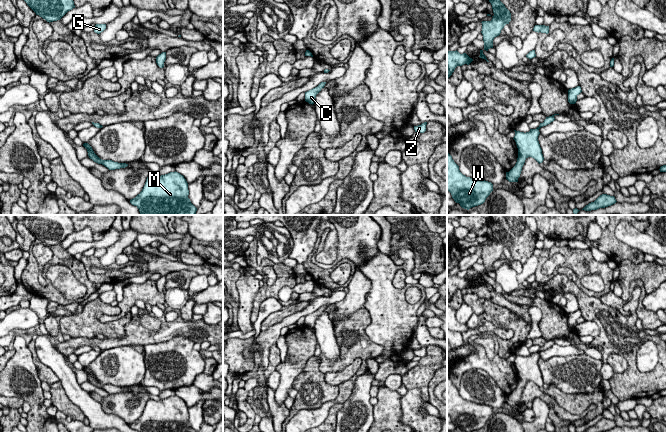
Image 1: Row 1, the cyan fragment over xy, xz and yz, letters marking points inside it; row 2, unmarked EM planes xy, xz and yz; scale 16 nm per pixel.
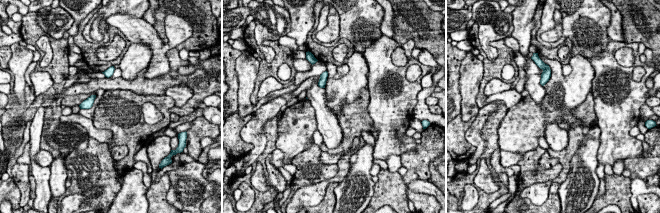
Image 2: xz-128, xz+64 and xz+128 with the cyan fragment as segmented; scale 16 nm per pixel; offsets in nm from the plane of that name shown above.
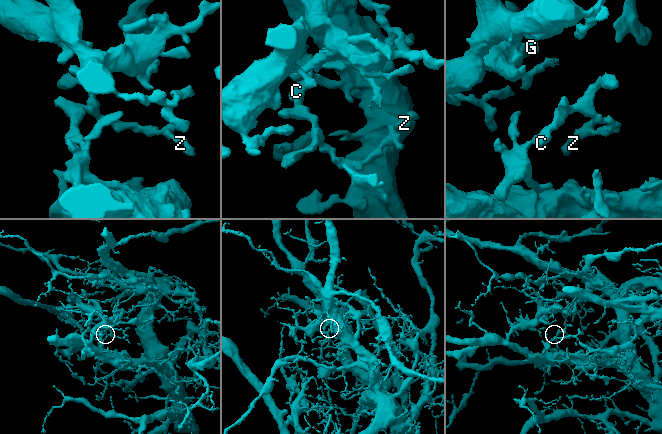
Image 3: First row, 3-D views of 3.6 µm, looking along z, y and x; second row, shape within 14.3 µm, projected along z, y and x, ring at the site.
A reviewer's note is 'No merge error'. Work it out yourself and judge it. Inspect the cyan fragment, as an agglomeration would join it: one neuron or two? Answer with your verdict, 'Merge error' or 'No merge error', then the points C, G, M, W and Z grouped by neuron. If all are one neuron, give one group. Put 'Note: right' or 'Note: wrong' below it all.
No merge error. Groups: C G M W Z
Note: right

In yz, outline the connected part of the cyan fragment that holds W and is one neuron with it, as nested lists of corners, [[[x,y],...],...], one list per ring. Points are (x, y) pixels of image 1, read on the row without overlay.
[[[447,377],[447,415],[462,432],[481,429],[493,415],[493,408],[463,399],[452,380]]]

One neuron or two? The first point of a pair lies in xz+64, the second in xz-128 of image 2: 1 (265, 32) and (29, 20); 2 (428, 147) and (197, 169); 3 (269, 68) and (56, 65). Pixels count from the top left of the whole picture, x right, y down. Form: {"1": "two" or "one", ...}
{"1": "two", "2": "two", "3": "one"}

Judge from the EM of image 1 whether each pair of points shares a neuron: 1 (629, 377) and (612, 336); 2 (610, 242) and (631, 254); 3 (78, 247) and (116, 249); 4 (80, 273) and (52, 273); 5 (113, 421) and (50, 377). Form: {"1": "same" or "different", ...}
{"1": "same", "2": "same", "3": "different", "4": "different", "5": "different"}

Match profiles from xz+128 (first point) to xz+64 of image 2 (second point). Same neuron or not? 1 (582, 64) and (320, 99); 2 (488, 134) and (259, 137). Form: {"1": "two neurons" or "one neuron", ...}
{"1": "two neurons", "2": "two neurons"}

